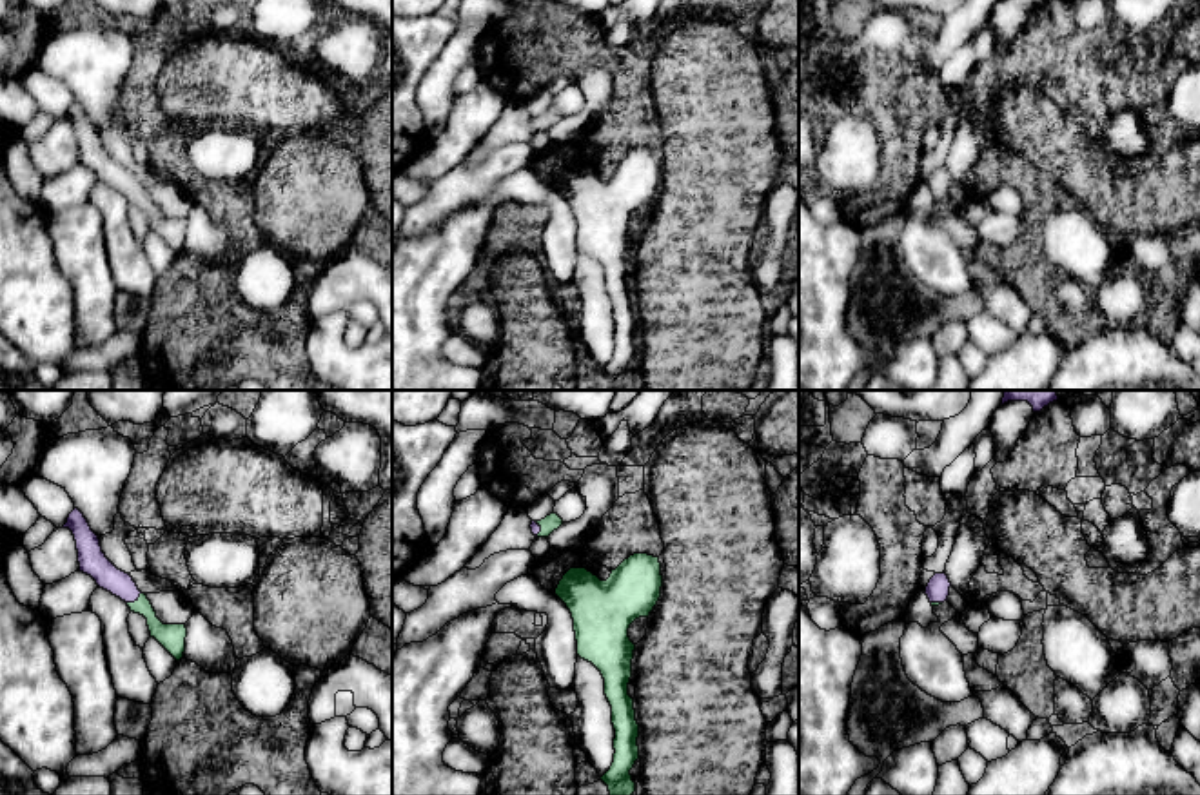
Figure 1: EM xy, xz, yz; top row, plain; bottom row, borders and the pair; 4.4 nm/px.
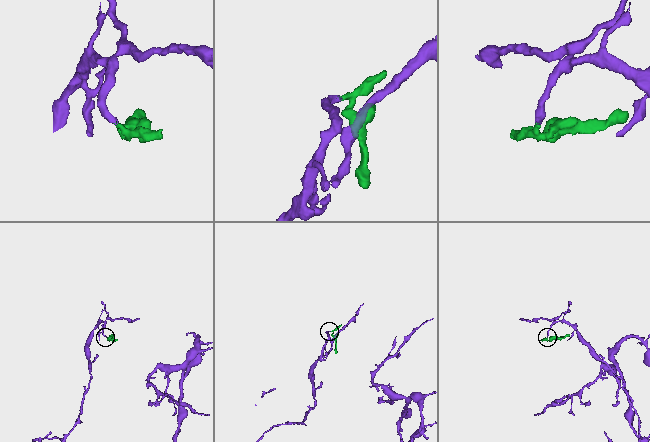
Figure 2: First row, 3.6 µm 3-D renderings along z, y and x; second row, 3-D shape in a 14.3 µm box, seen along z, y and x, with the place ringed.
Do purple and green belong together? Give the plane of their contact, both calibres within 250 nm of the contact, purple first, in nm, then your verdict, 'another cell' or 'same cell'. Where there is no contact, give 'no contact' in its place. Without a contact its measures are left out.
meets purple in xy; 120 nm thick on the purple side, 110 nm on the other; same cell

